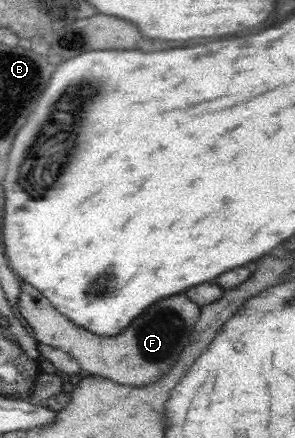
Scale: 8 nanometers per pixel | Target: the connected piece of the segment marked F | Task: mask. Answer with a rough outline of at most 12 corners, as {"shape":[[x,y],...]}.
{"shape":[[19,282],[36,342],[90,375],[140,386],[188,346],[201,306],[184,292],[101,337]]}

